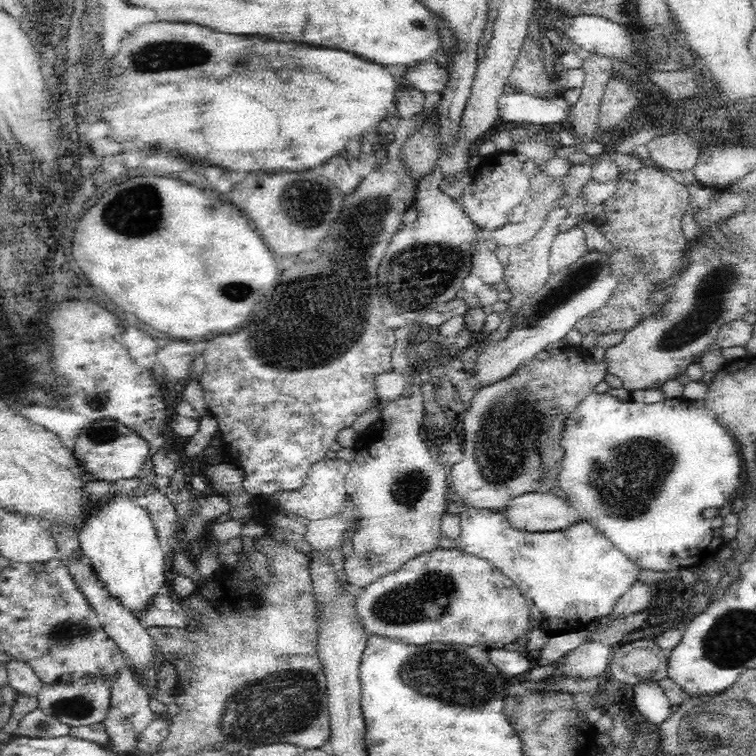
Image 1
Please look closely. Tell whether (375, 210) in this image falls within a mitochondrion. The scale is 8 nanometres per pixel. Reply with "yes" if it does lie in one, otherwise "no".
yes

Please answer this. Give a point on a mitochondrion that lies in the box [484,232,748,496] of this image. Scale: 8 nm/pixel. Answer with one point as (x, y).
(710, 298)

